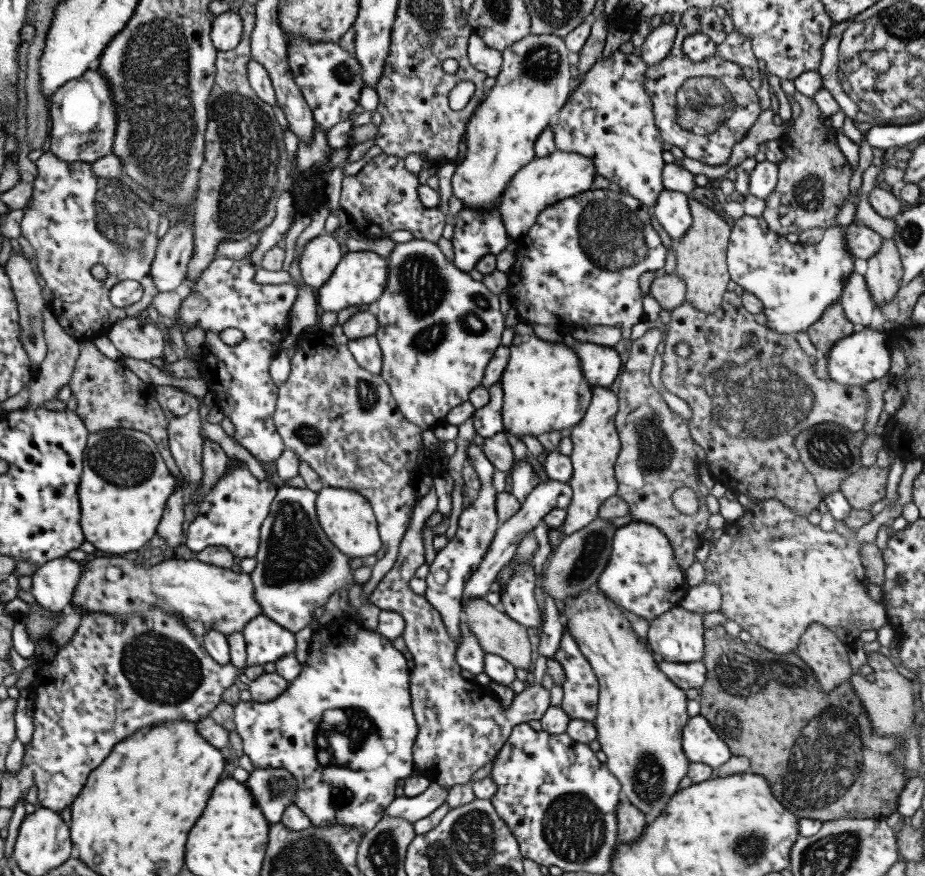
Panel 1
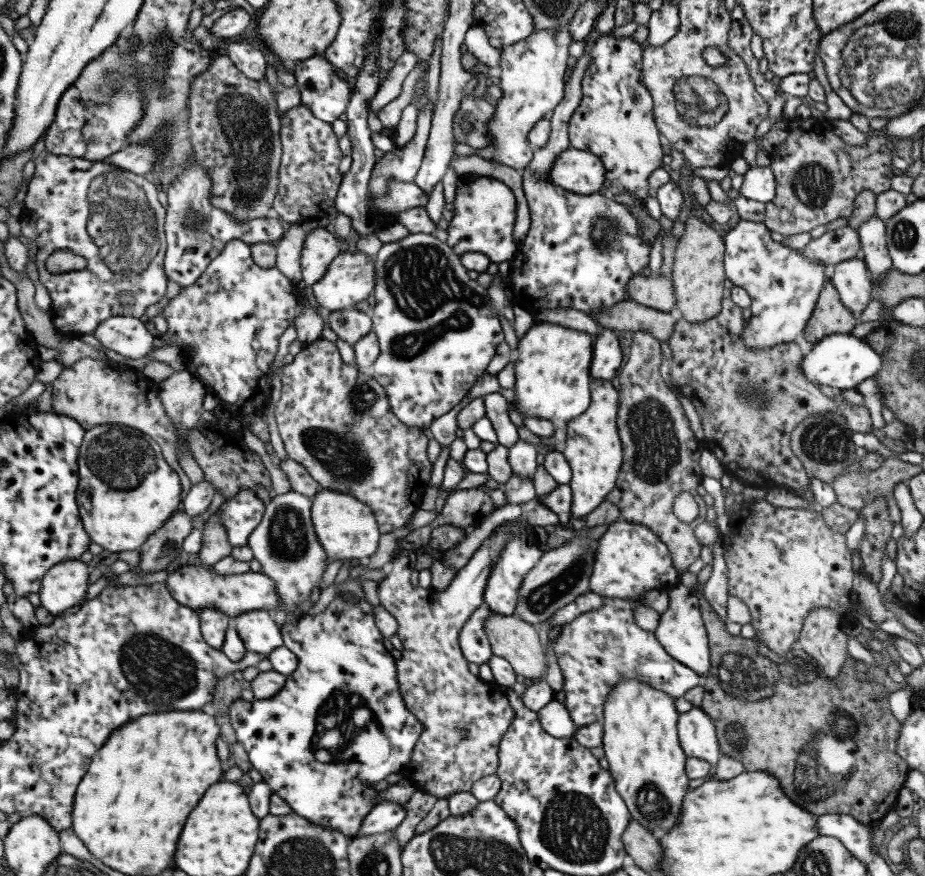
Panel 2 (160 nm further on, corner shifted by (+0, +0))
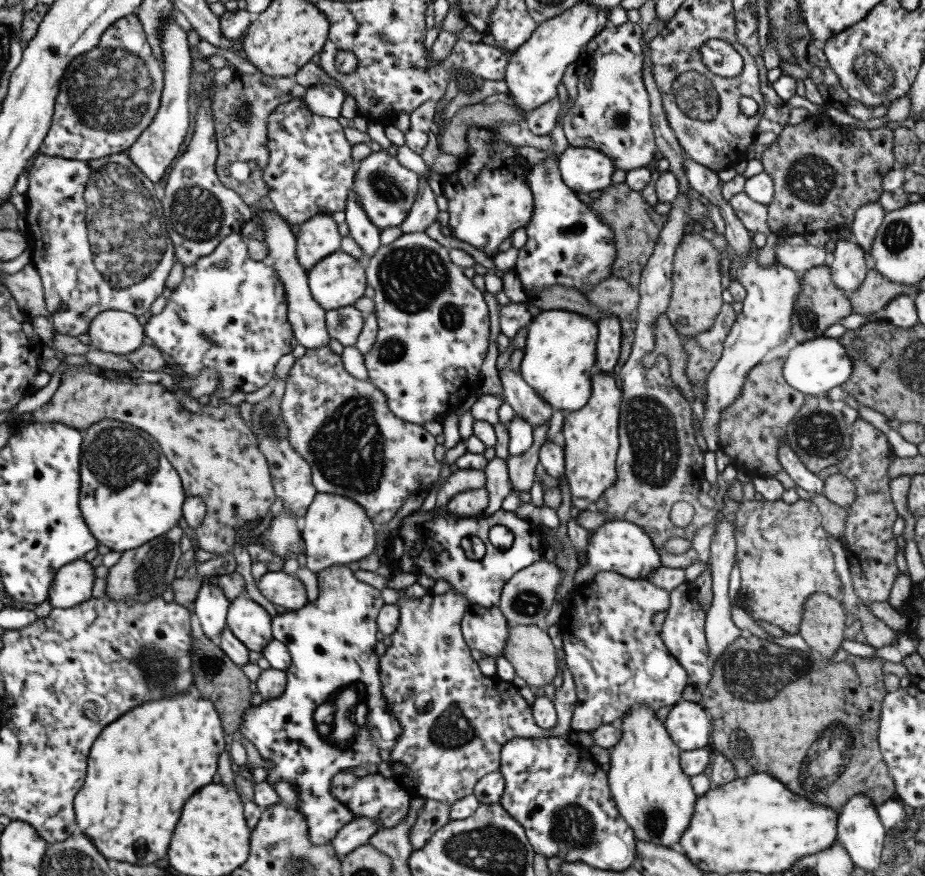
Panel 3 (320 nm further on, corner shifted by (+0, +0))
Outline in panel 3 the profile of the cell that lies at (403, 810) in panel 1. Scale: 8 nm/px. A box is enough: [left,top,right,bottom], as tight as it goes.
[330,816,379,859]

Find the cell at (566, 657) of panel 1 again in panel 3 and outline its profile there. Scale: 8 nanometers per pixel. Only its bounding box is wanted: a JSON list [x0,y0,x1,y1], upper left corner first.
[557,571,689,733]

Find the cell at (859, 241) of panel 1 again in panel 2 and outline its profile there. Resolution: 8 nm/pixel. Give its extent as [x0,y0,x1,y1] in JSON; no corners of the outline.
[800,225,861,265]

